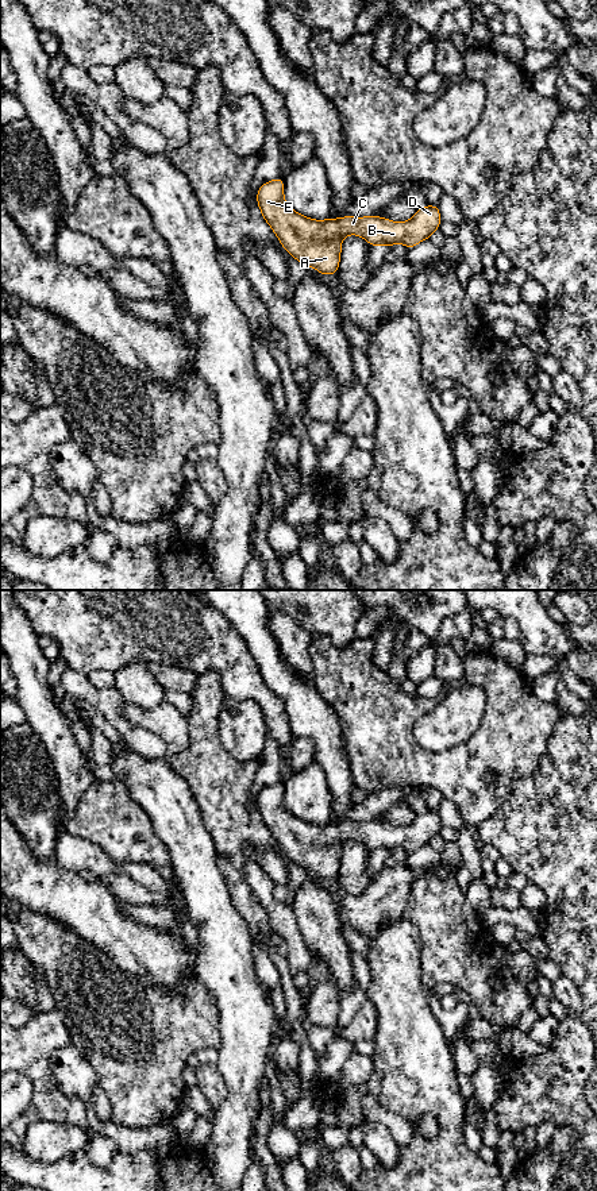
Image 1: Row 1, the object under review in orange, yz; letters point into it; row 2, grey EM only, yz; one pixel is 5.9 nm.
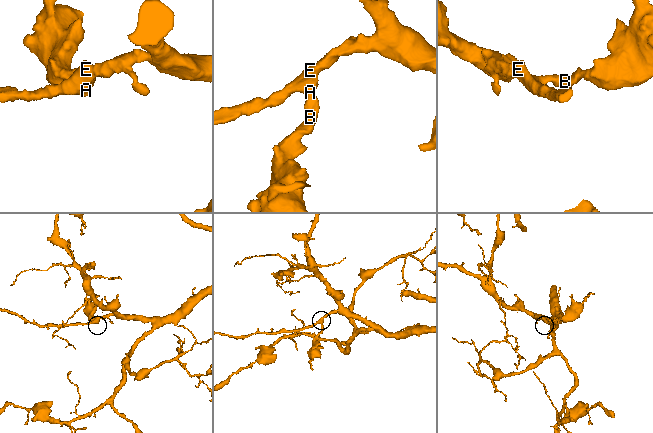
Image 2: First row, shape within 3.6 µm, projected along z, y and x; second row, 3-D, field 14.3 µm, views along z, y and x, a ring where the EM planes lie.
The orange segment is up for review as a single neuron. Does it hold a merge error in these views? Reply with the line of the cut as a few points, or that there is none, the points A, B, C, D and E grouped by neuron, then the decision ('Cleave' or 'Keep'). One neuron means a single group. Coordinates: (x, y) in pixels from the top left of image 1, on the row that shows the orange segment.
No split. Groups: A B C D E. Keep

